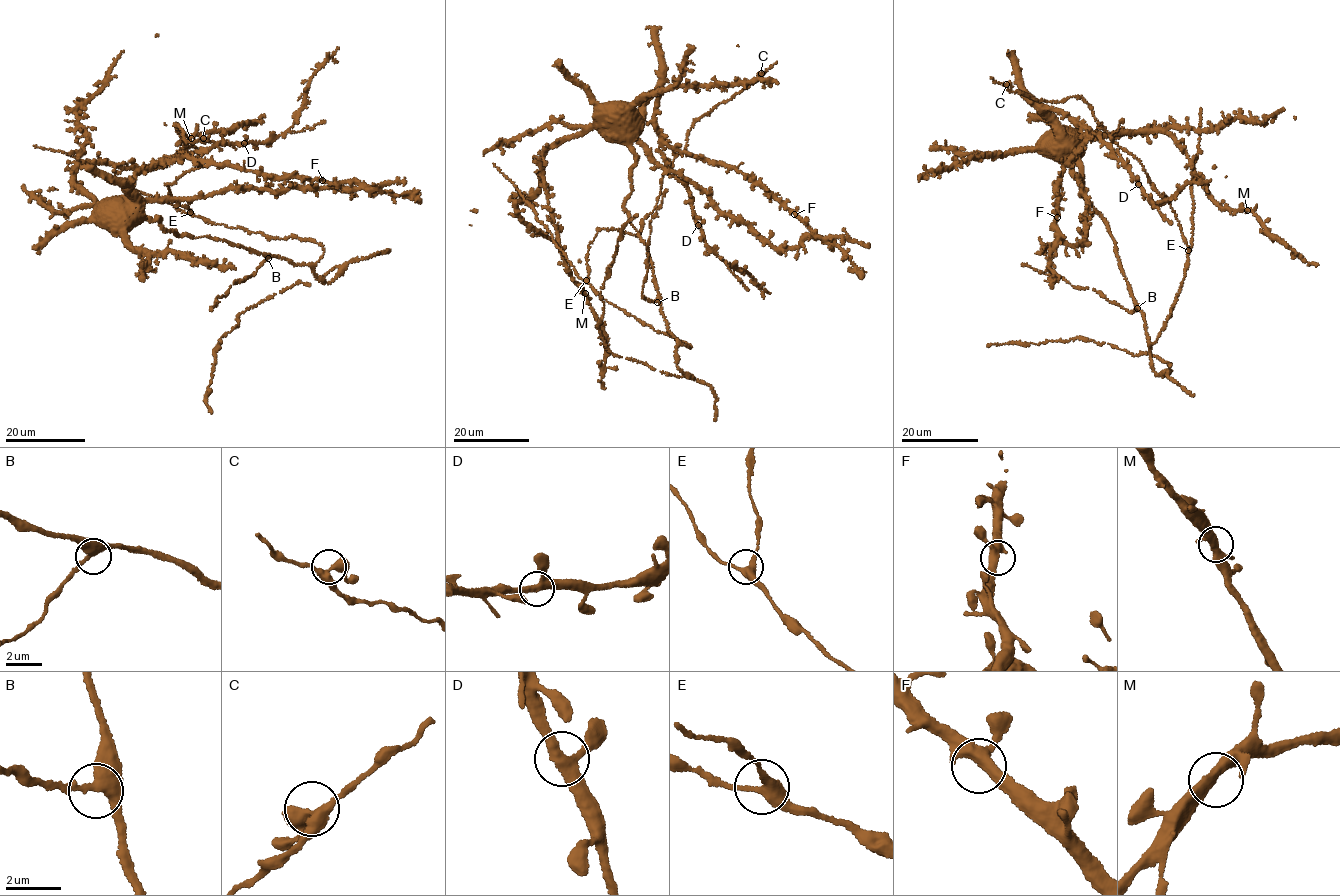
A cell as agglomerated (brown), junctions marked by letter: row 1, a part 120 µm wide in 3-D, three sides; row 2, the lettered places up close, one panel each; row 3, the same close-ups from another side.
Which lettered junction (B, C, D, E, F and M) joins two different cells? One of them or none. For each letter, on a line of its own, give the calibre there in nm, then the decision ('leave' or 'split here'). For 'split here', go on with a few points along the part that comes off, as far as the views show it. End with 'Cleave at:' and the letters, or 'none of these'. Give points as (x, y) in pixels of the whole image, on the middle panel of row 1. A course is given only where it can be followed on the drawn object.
B: 360 nm thick; leave
C: 420 nm thick; leave
D: 320 nm thick; leave
E: 340 nm thick; leave
F: 380 nm thick; leave
M: 360 nm thick; leave
Cleave at: none of these

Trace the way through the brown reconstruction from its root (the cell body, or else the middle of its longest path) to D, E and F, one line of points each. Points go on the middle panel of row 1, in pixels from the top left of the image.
D: (620, 107), (625, 104), (638, 119), (649, 99), (657, 95), (659, 152), (670, 172), (686, 187), (698, 224)
E: (620, 107), (619, 130), (635, 162), (625, 210), (645, 243), (669, 331), (690, 348), (608, 303), (586, 280)
F: (620, 107), (625, 104), (638, 119), (657, 95), (656, 123), (670, 146), (737, 168), (794, 214)

